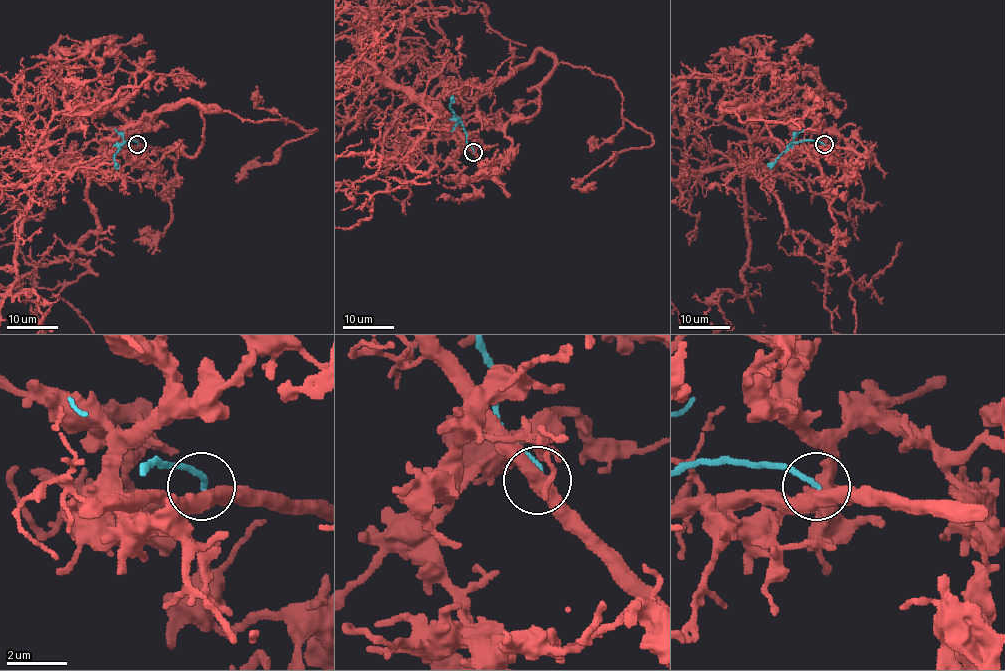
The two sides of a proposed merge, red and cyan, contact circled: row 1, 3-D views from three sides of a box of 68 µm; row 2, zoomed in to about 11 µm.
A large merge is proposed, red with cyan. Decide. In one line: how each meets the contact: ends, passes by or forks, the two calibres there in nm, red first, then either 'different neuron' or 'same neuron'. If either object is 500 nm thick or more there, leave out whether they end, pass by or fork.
red passes by | cyan ends | 440/170 nm | different neuron

